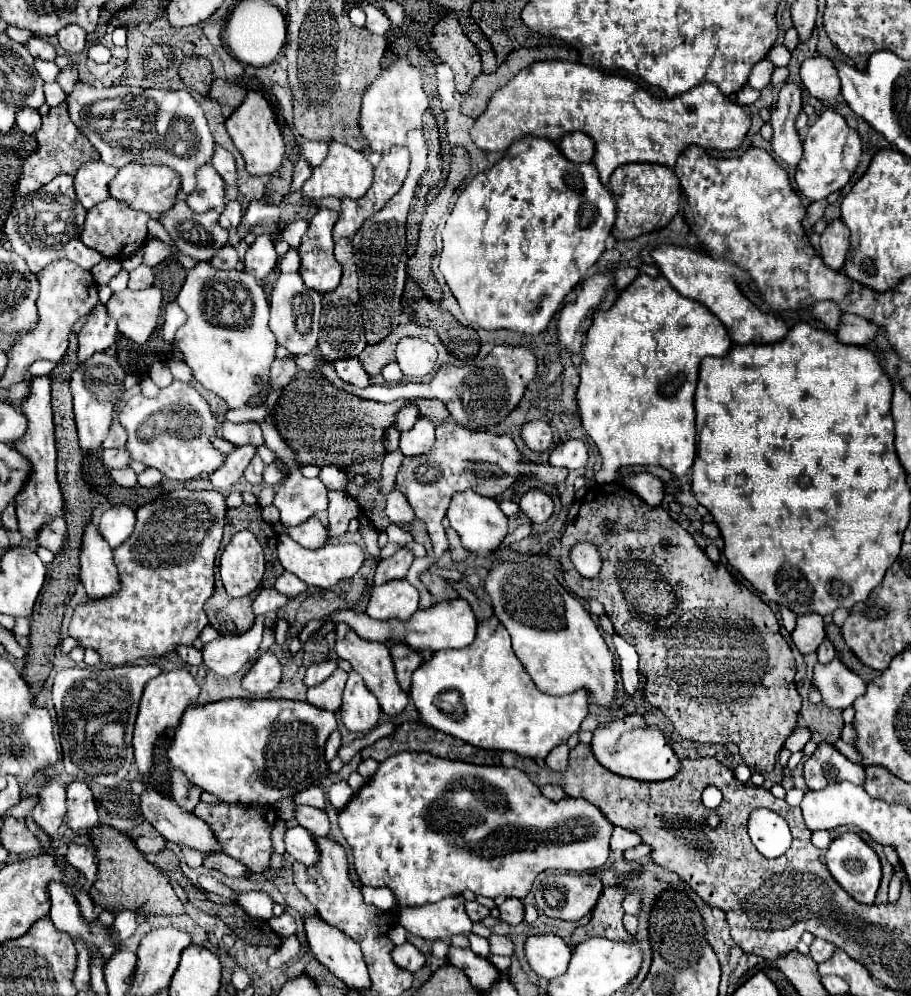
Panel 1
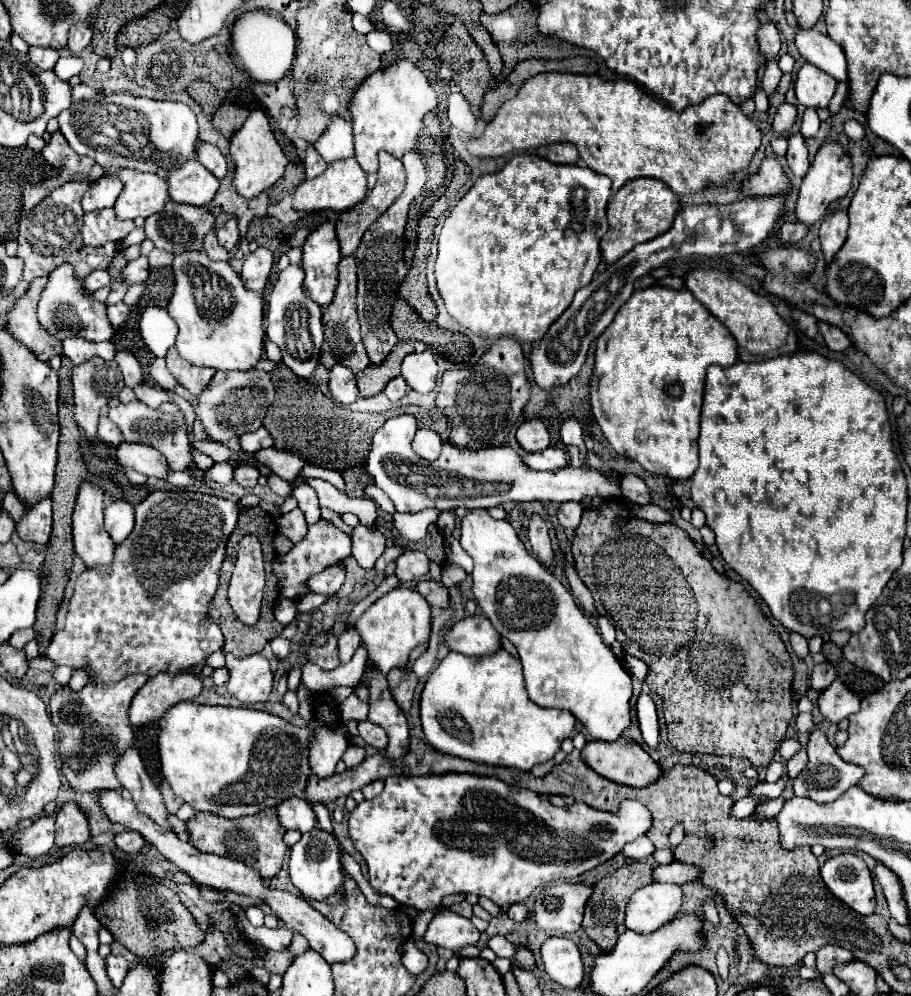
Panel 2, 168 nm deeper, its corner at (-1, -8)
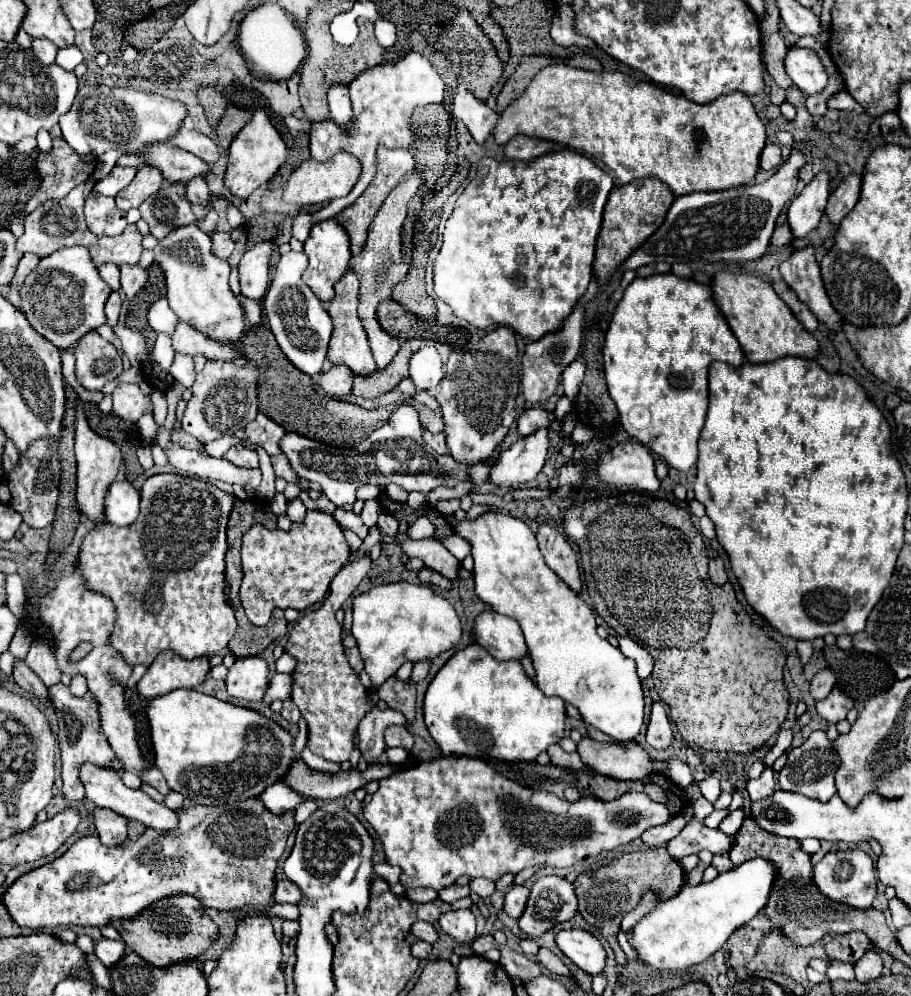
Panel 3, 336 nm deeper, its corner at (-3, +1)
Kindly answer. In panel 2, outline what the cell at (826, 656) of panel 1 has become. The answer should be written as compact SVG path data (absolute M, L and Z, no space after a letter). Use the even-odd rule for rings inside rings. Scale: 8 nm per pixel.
M822 662L822 664L814 666L810 678L812 678L812 688L820 694L824 688L828 688L828 686L834 682L834 678L836 678L836 668L834 668L830 662Z

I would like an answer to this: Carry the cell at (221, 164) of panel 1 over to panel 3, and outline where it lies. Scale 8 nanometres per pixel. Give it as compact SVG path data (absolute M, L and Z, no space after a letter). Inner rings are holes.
M182 127L182 129L178 131L178 137L172 137L170 143L176 145L176 147L186 149L186 151L190 151L190 153L194 153L196 157L204 159L204 161L210 163L210 165L214 165L214 163L218 161L218 157L220 157L218 143L212 141L208 135L196 131L196 129Z

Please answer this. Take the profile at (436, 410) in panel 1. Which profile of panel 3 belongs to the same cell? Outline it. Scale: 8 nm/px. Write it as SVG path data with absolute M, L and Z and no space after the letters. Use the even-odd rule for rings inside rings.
M252 327L250 333L246 335L246 341L242 341L240 351L244 353L248 363L260 369L260 383L258 383L260 411L272 421L278 421L278 425L282 425L286 431L294 431L298 435L322 441L332 447L346 447L346 439L350 441L350 445L362 441L378 425L384 423L384 419L378 417L376 409L362 409L360 405L326 397L314 385L310 375L298 371L294 365L290 365L290 361L286 361L286 355L278 349L278 343L274 341L274 335L270 333L268 327Z

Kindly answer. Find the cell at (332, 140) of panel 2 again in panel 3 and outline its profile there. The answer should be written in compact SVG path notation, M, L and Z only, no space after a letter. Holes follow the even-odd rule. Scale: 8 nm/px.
M332 85L328 91L328 105L330 105L330 121L336 123L340 129L348 129L352 123L352 105L348 97L348 87L346 85Z

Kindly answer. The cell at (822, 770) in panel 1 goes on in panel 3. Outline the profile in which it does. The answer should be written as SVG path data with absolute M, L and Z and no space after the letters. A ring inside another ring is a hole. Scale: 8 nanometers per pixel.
M812 731L810 737L796 749L788 751L788 763L780 771L780 789L802 793L826 803L836 793L836 769L840 767L840 757L832 747L826 731Z

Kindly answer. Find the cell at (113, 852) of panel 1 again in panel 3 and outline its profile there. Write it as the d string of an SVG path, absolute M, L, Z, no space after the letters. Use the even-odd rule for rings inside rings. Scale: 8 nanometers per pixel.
M174 895L152 903L138 917L116 921L112 927L120 933L126 947L138 955L142 955L148 963L156 967L166 967L174 961L186 961L198 957L206 951L212 941L218 937L218 927L210 917L204 917L204 907L190 895Z

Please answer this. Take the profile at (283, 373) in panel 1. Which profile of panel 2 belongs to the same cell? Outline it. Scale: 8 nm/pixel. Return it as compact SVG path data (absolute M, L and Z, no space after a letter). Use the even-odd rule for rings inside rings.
M256 370L248 372L216 372L198 396L196 416L202 422L210 442L228 442L240 434L252 432L262 426L264 414L274 400L274 384L270 378L260 376Z

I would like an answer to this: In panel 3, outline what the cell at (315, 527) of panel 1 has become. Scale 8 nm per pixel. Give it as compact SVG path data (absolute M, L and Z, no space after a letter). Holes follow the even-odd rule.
M296 497L296 499L292 499L292 501L288 501L286 515L290 517L290 521L292 521L292 523L302 523L302 521L304 521L304 517L306 517L306 507L304 507L304 503L302 503L298 497Z

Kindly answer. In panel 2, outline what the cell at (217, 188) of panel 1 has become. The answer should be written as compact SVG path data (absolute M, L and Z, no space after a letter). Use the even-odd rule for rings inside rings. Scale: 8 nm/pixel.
M196 160L184 162L184 166L168 172L168 194L174 202L192 206L208 206L218 192L220 182Z

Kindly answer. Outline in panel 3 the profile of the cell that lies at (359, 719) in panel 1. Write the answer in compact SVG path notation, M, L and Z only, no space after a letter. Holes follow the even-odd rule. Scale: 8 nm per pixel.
M394 725L388 727L384 731L384 739L386 739L388 747L404 747L404 749L412 751L412 745L414 745L414 739L406 727L394 727Z

